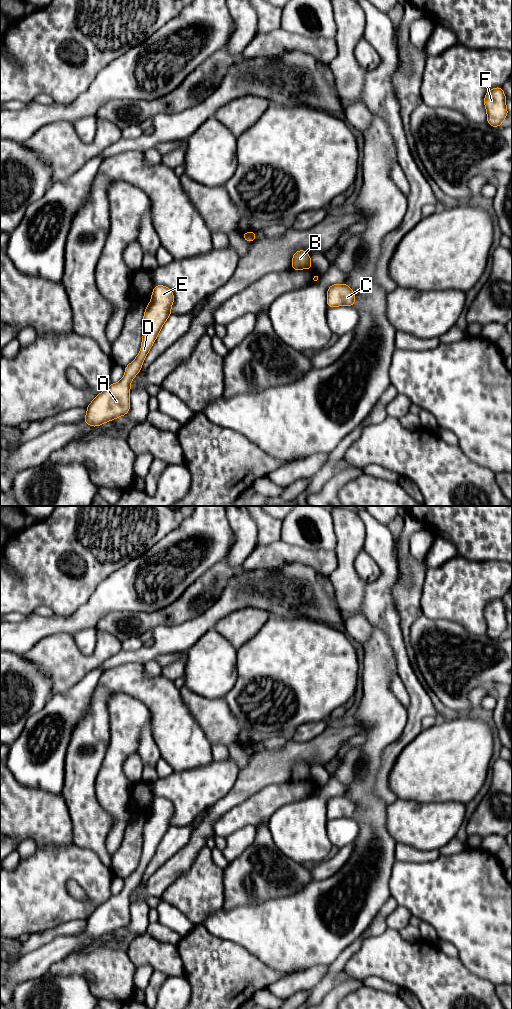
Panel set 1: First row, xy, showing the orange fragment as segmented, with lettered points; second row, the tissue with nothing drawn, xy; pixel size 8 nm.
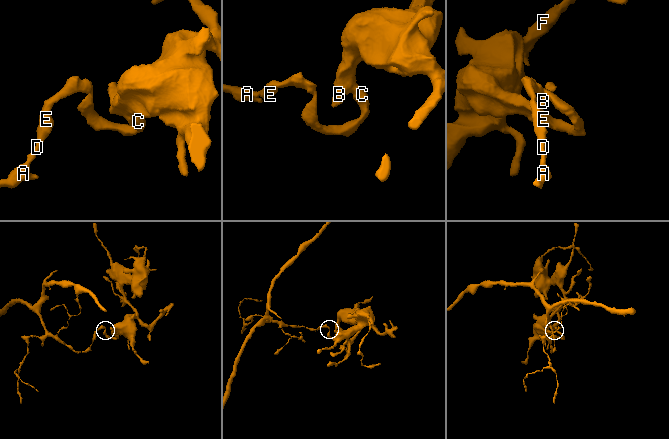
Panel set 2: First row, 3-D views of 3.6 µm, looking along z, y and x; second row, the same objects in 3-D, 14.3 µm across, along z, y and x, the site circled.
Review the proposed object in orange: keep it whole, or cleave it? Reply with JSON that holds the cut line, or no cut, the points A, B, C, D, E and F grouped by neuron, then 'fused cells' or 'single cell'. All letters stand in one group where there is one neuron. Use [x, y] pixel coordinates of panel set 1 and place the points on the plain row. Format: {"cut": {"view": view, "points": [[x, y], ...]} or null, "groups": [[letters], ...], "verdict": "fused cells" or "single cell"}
{"cut": {"view": "xy", "points": [[253, 743], [251, 752]]}, "groups": [["A", "D", "E"], ["B", "C", "F"]], "verdict": "fused cells"}

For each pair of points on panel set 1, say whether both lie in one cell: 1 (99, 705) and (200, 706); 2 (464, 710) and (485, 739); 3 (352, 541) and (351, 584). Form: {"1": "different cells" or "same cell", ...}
{"1": "different cells", "2": "different cells", "3": "same cell"}

